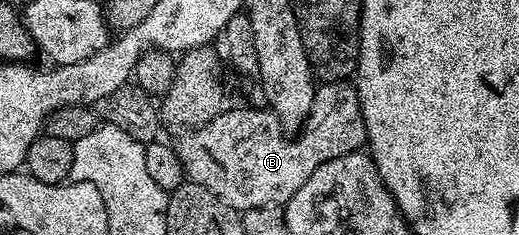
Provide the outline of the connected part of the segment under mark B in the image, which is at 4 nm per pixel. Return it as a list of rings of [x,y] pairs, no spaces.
[[[350,80],[325,81],[315,90],[315,102],[302,129],[290,141],[277,115],[267,107],[246,107],[219,113],[208,123],[192,128],[177,141],[177,152],[183,161],[184,172],[192,182],[208,188],[227,205],[240,211],[283,207],[298,189],[329,159],[360,152],[367,145],[367,128],[359,102],[359,90]]]

